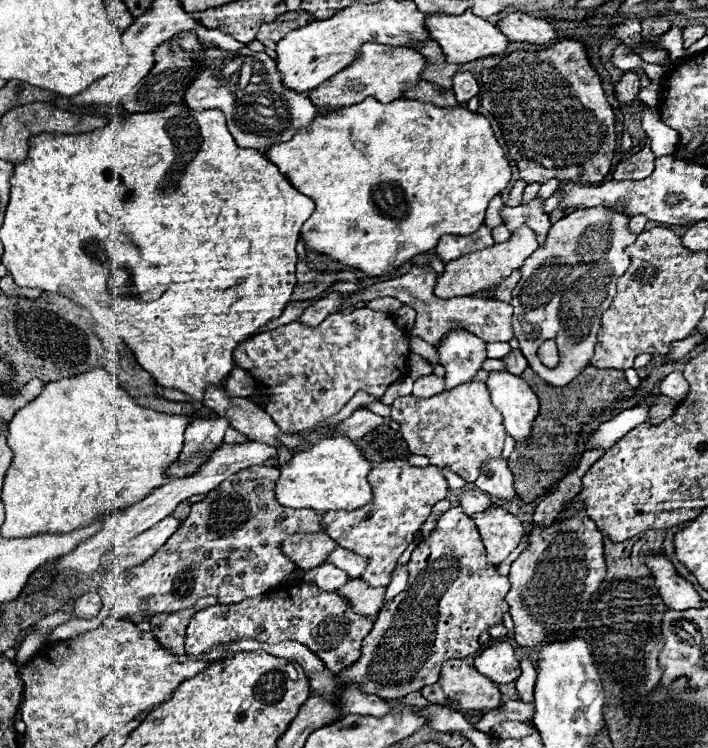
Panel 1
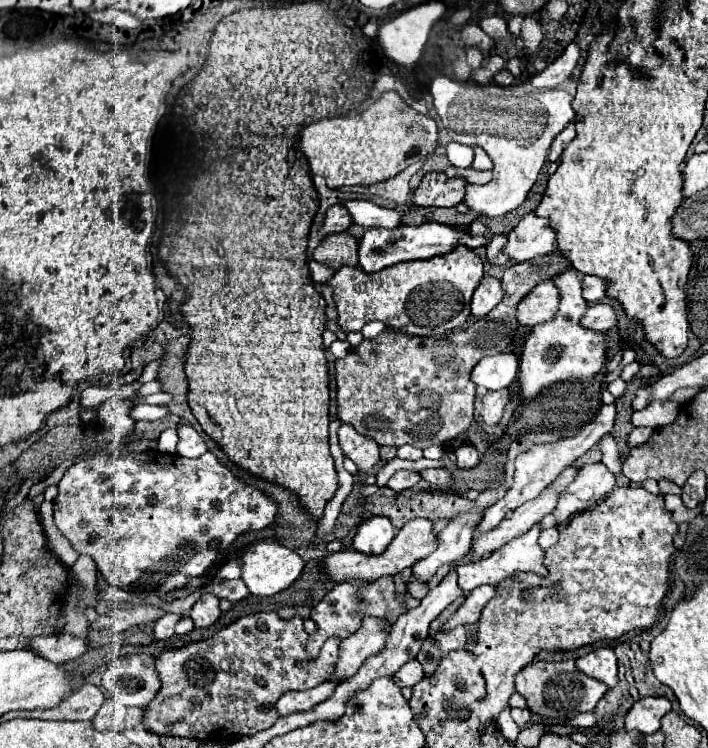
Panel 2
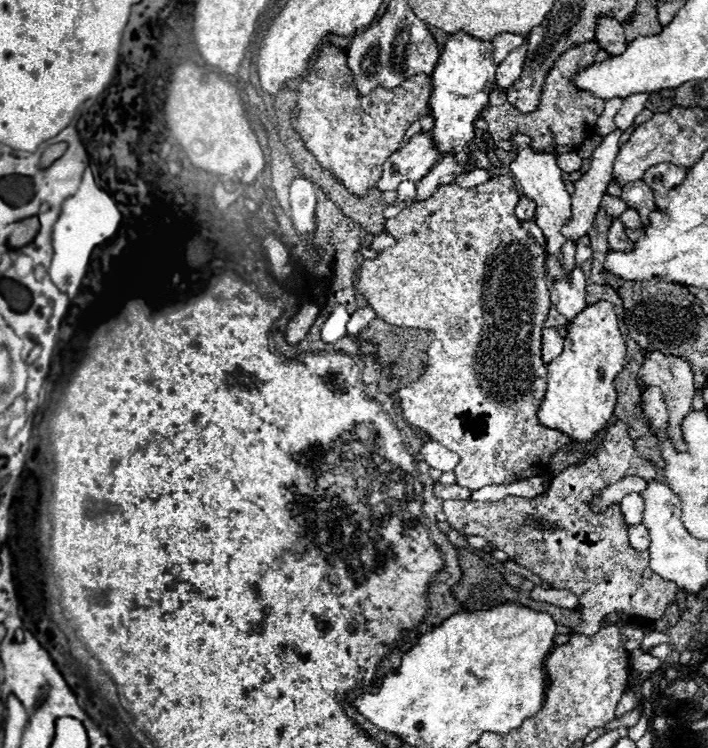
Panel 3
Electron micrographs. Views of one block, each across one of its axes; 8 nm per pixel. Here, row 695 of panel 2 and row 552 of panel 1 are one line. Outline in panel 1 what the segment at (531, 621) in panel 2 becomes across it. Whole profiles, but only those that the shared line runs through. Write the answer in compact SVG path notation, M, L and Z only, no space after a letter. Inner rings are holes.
M492 508L488 512L480 512L472 516L478 532L482 536L482 542L486 546L488 562L498 566L502 560L508 558L508 554L520 544L524 536L524 524L518 520L518 516L510 514L504 508Z

